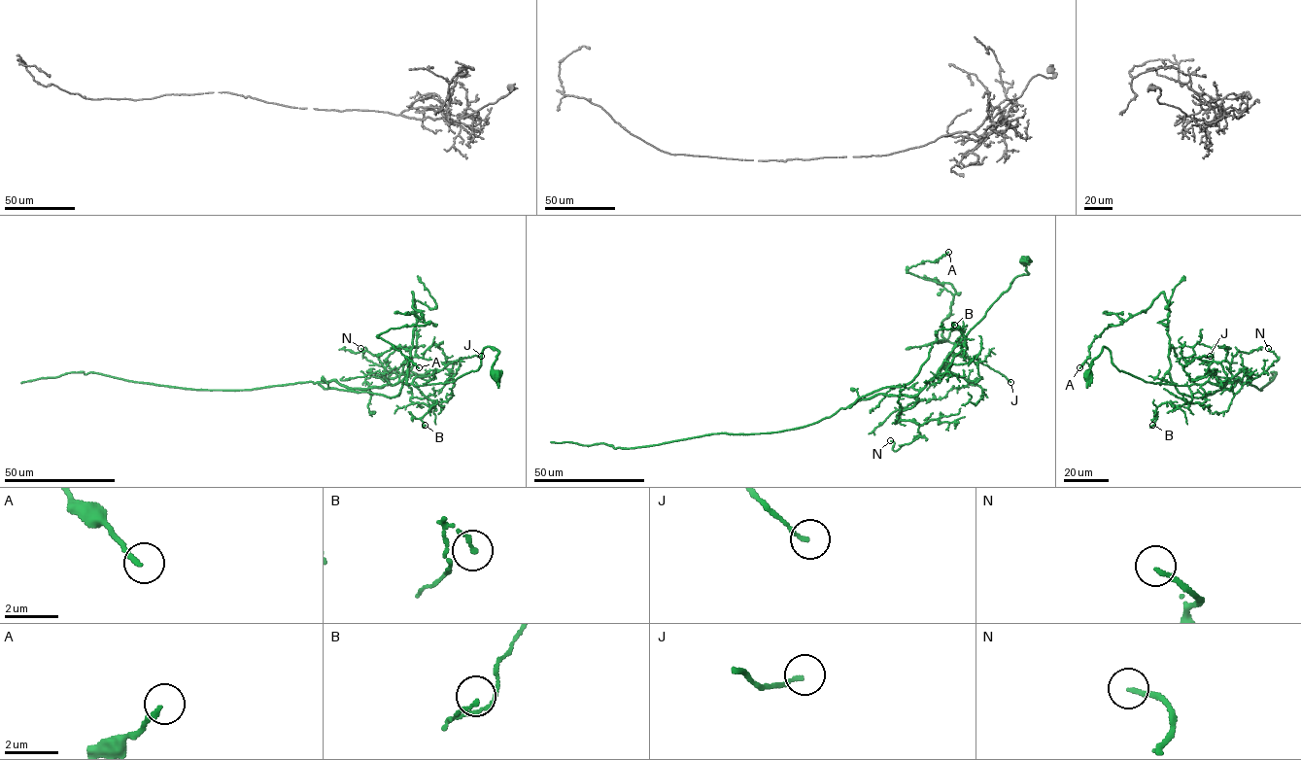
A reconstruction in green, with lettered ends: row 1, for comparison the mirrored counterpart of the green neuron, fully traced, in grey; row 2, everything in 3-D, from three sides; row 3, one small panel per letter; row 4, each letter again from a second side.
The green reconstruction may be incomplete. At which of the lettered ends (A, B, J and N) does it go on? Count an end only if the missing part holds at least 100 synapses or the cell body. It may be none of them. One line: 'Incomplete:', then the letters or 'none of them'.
Incomplete: none of them

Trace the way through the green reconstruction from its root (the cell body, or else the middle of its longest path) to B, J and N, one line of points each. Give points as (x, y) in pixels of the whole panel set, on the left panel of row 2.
B: (496, 371), (498, 352), (486, 346), (475, 371), (409, 384), (413, 402), (435, 402), (425, 425)
J: (496, 371), (498, 352), (486, 346), (481, 365), (451, 382), (399, 380), (412, 357), (448, 364), (481, 356)
N: (496, 371), (498, 352), (486, 346), (481, 365), (451, 382), (390, 384), (367, 371), (390, 378), (360, 348)

